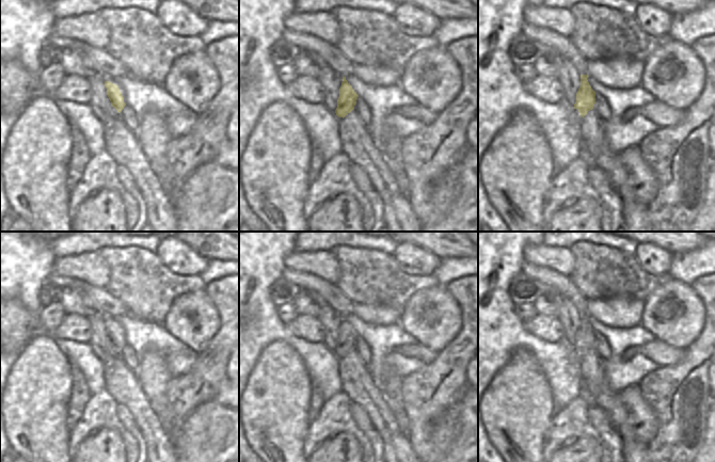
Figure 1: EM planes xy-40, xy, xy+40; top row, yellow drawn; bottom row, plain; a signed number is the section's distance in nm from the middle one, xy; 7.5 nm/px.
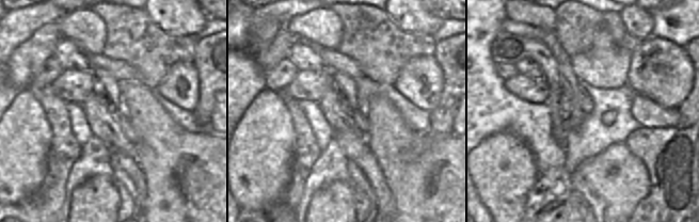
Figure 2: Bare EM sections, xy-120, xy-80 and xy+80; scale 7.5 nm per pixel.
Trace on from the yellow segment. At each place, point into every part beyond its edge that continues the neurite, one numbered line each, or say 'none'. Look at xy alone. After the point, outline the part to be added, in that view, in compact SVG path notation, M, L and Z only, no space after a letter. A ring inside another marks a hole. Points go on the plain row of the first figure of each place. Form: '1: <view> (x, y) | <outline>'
1: xy (356, 382) | M354 348L340 359L339 377L341 379L341 391L353 403L360 405L369 415L380 434L384 443L384 462L419 462L412 449L410 437L401 432L383 392L374 383L371 375Z

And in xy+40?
1: xy+40 (594, 387) | M592 348L578 361L583 394L609 417L623 443L623 462L652 462L649 447L635 434L632 419L619 393L611 391L604 377L604 361Z

